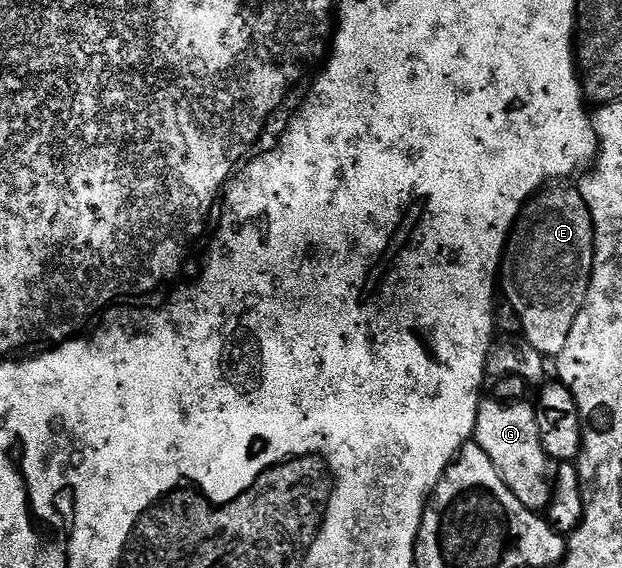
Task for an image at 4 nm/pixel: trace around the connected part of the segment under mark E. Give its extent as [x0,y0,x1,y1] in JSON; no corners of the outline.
[500,185,594,356]

